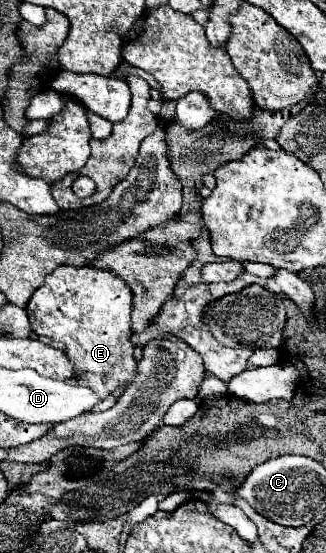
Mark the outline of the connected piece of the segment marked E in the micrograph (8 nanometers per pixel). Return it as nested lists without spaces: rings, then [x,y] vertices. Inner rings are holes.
[[[61,266],[53,270],[53,274],[45,276],[45,282],[35,294],[31,296],[27,304],[29,322],[35,334],[45,336],[47,340],[61,344],[69,358],[77,362],[77,370],[81,370],[81,378],[71,378],[71,382],[89,386],[95,390],[95,394],[103,400],[107,398],[117,386],[129,384],[133,380],[133,374],[137,374],[137,360],[133,358],[133,344],[131,344],[131,300],[133,294],[121,278],[115,274],[107,274],[105,270],[95,270],[91,266]]]

